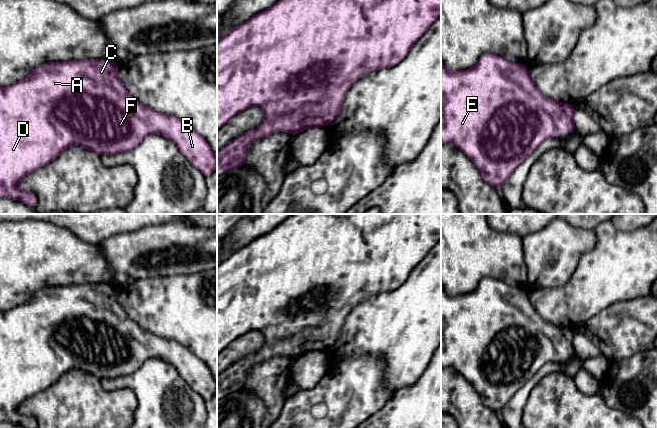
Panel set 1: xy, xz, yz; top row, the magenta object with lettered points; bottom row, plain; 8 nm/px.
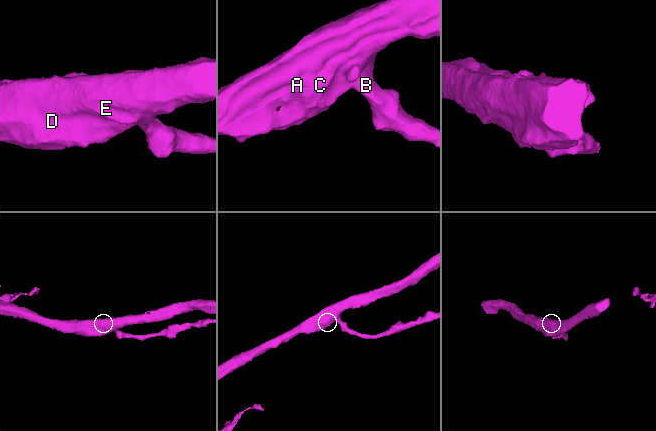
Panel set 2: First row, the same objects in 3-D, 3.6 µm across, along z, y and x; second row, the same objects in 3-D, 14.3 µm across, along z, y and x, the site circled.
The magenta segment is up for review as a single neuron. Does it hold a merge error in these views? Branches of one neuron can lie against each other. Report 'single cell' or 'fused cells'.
single cell

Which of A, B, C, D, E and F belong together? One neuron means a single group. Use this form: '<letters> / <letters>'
A B C D E F

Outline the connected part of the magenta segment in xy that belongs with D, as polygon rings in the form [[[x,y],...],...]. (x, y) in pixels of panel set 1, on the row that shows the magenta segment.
[[[86,59],[72,62],[51,62],[34,68],[28,77],[8,86],[0,87],[0,197],[5,197],[23,202],[25,205],[35,207],[37,196],[29,191],[21,190],[18,183],[28,174],[50,163],[67,148],[79,145],[90,151],[96,152],[99,156],[114,155],[133,150],[141,141],[150,134],[160,134],[173,141],[186,159],[197,168],[205,177],[210,175],[217,167],[217,158],[214,156],[210,146],[203,136],[197,133],[187,123],[175,116],[159,113],[150,107],[143,107],[138,100],[128,94],[121,80],[118,78],[119,64],[108,59]]]

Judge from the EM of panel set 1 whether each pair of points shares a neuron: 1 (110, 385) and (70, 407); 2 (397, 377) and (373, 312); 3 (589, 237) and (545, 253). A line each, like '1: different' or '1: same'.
1: different
2: same
3: same

